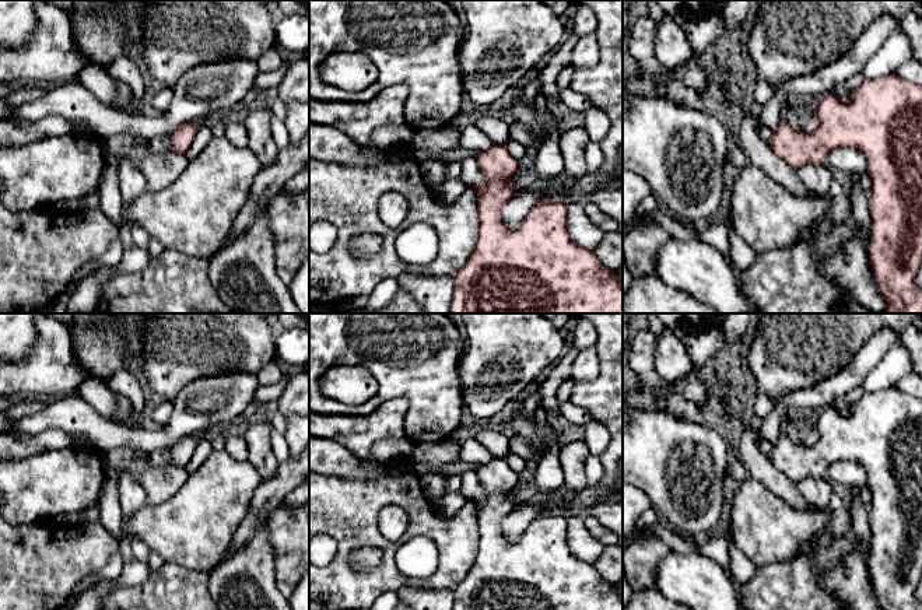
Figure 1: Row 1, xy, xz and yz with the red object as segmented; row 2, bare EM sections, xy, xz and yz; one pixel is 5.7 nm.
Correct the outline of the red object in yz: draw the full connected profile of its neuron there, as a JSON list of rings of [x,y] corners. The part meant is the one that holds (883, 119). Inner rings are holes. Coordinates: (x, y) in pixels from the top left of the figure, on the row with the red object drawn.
[[[893,73],[880,78],[873,78],[870,83],[865,80],[858,88],[849,92],[846,101],[842,101],[831,91],[813,104],[816,108],[814,118],[817,119],[814,127],[807,133],[802,133],[797,129],[792,127],[788,122],[779,122],[779,125],[772,130],[772,140],[769,144],[771,148],[793,169],[807,164],[823,165],[828,152],[837,147],[853,147],[863,152],[867,164],[867,173],[872,180],[872,189],[867,193],[867,203],[872,215],[869,257],[876,285],[880,291],[881,298],[886,301],[887,313],[922,313],[922,290],[915,283],[915,277],[922,263],[922,85],[907,81]]]

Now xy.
[[[187,122],[169,132],[169,150],[175,152],[186,152],[190,147],[201,122]]]

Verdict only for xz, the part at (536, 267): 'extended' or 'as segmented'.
as segmented

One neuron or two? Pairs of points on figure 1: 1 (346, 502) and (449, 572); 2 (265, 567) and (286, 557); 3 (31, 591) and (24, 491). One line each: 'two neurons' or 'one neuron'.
1: one neuron
2: two neurons
3: two neurons

